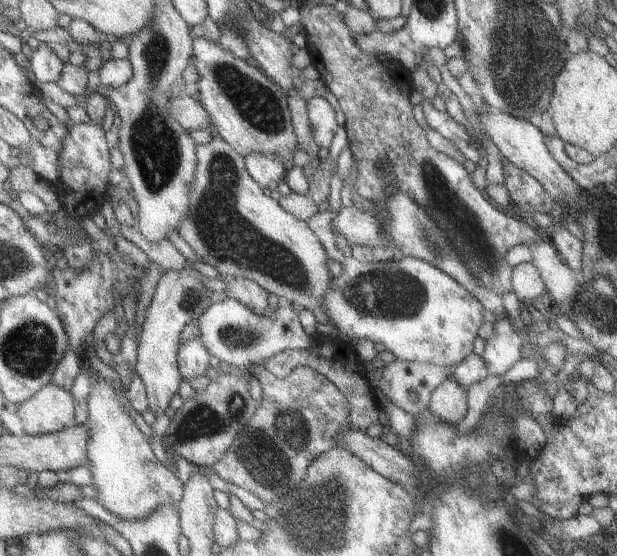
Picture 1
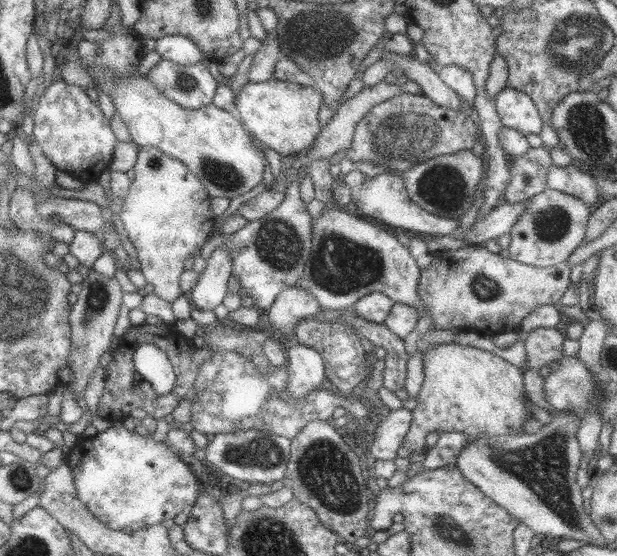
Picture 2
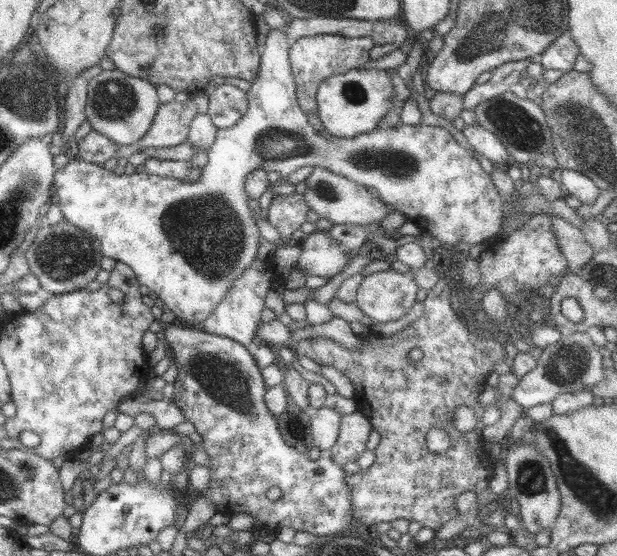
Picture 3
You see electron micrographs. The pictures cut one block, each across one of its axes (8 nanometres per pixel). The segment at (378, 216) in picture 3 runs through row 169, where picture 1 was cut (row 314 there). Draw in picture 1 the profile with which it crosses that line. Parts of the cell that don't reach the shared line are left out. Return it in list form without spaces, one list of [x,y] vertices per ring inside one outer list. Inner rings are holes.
[[[219,135],[213,137],[209,140],[209,142],[205,144],[196,144],[195,145],[195,170],[193,173],[193,180],[189,182],[189,204],[187,205],[187,214],[181,218],[181,222],[179,222],[179,226],[177,226],[176,230],[185,240],[185,242],[189,245],[189,248],[193,250],[195,256],[201,260],[201,263],[205,263],[209,266],[213,266],[219,274],[223,274],[223,276],[229,277],[241,277],[251,282],[256,282],[257,286],[260,286],[265,290],[265,292],[275,294],[278,299],[285,302],[291,302],[294,307],[297,308],[305,308],[313,314],[314,319],[316,320],[317,324],[330,324],[333,325],[333,322],[329,322],[327,320],[327,316],[325,316],[325,312],[323,312],[323,308],[321,308],[321,296],[323,296],[323,292],[327,290],[327,286],[329,286],[329,280],[333,278],[331,273],[328,271],[326,267],[326,260],[329,258],[317,237],[304,222],[297,220],[294,216],[291,216],[288,212],[281,210],[279,203],[274,199],[271,199],[269,196],[265,196],[261,191],[261,187],[249,178],[247,172],[245,172],[244,167],[244,156],[237,154],[229,144],[223,142]]]

